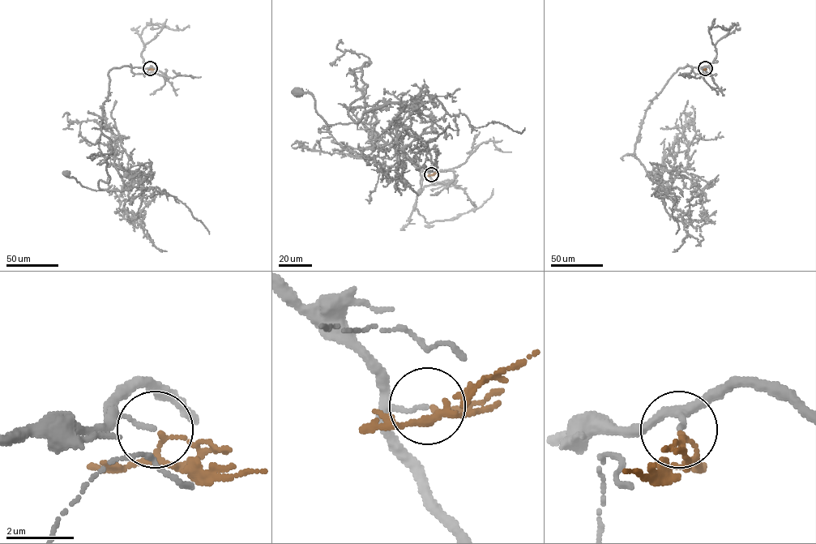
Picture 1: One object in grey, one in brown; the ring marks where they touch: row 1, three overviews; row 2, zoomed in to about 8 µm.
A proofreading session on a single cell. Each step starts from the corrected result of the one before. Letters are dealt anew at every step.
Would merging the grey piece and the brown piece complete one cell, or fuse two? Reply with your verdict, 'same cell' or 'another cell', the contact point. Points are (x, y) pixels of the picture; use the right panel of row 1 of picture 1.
another cell; place (705, 68)

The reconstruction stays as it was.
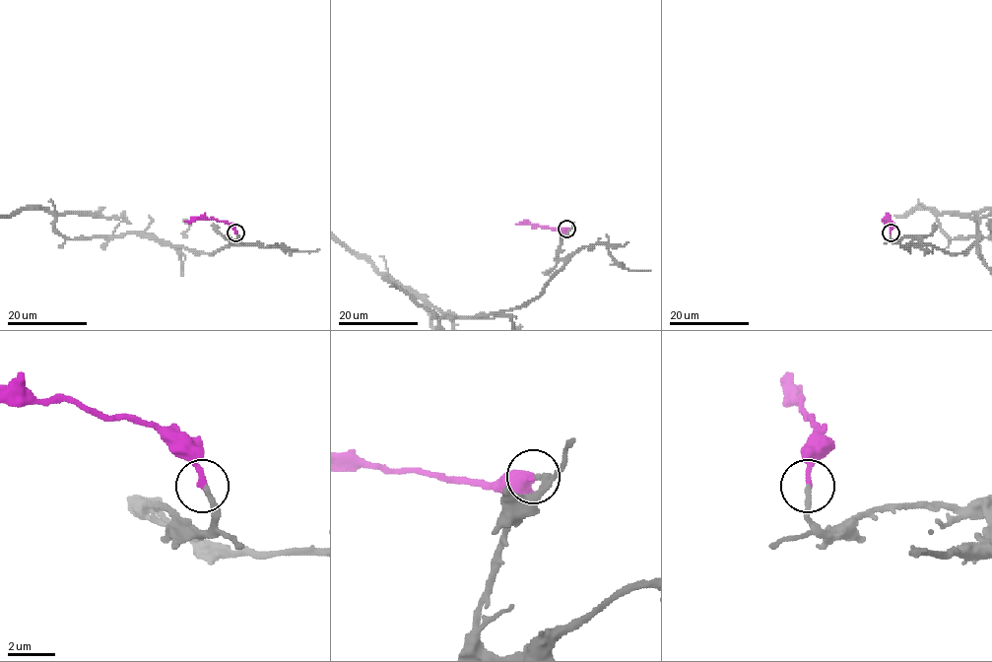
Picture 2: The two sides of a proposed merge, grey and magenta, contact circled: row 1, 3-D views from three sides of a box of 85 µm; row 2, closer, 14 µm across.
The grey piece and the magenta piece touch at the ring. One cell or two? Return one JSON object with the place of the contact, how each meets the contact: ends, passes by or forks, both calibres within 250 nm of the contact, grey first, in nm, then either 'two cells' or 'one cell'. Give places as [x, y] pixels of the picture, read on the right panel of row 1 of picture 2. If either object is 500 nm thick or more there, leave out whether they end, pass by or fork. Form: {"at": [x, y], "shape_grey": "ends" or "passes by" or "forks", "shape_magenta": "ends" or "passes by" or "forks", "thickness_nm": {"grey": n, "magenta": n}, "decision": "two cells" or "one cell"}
{"at": [891, 232], "shape_grey": "ends", "shape_magenta": "ends", "thickness_nm": {"grey": 220, "magenta": 240}, "decision": "one cell"}

